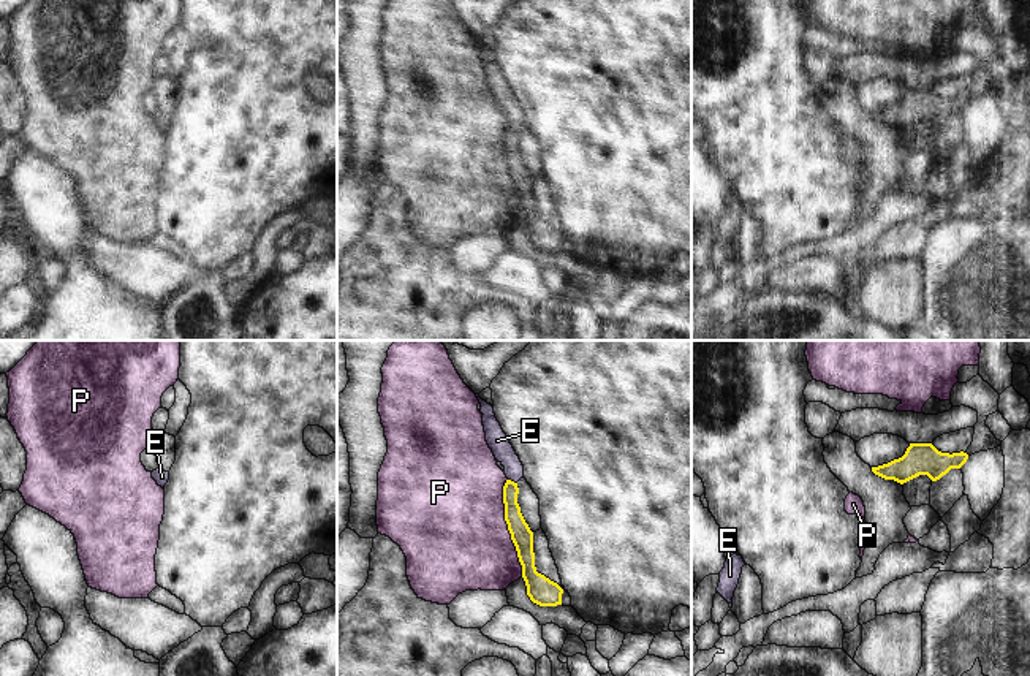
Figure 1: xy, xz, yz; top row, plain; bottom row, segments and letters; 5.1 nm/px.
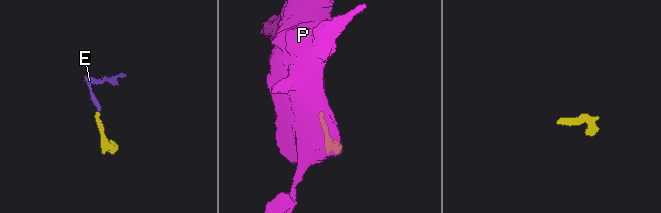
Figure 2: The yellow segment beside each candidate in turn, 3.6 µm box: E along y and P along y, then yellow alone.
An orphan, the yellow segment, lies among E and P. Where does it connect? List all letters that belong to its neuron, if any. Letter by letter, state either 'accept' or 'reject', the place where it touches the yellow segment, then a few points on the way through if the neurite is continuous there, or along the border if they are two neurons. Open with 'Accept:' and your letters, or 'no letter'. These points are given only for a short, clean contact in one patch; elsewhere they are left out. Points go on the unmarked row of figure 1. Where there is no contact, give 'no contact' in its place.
Accept: E
E: accept | xz (513, 127) | across xz (518, 173), (511, 154), (513, 127), (513, 110), (497, 86)
P: reject | xz (508, 173)

